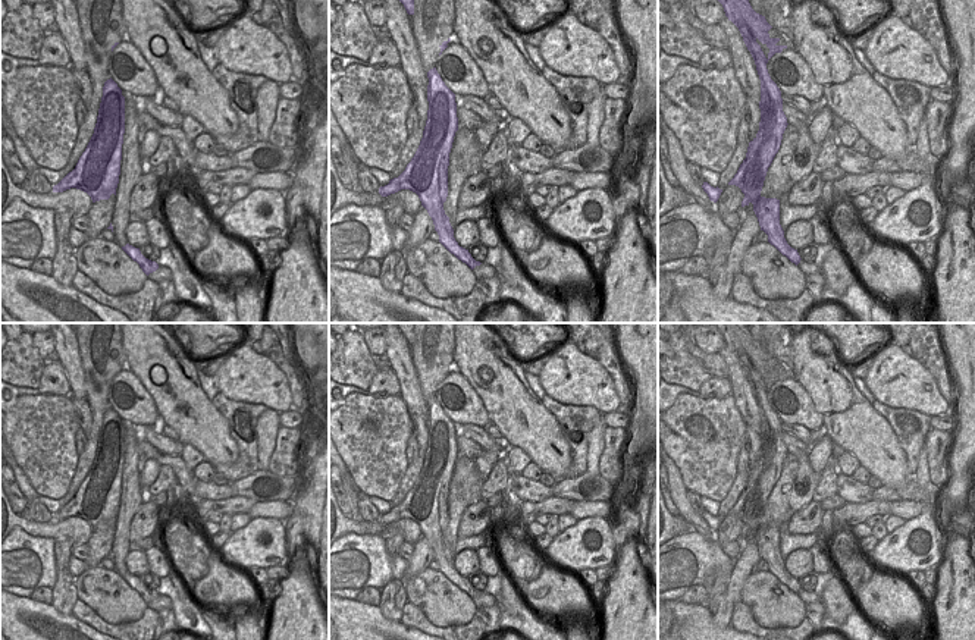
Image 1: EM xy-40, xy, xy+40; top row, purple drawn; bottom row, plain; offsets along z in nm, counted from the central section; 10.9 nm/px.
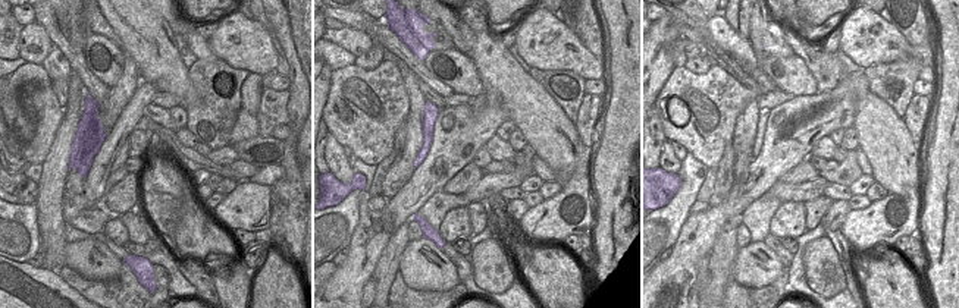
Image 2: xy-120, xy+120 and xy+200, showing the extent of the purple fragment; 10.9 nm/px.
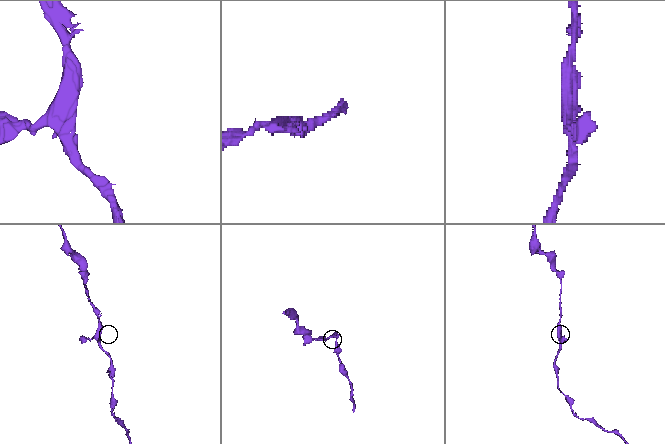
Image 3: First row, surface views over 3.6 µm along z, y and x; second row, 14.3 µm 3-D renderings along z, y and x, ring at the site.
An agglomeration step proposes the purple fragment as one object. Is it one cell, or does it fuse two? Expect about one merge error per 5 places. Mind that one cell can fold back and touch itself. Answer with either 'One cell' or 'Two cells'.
One cell.

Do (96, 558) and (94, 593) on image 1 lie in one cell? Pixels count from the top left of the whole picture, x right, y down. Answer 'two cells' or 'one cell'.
two cells

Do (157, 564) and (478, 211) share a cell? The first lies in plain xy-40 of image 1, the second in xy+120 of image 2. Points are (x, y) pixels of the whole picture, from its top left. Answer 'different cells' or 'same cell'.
same cell

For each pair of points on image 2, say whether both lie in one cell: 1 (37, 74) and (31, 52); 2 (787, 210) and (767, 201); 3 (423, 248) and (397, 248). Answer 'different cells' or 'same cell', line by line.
1: different cells
2: different cells
3: different cells

